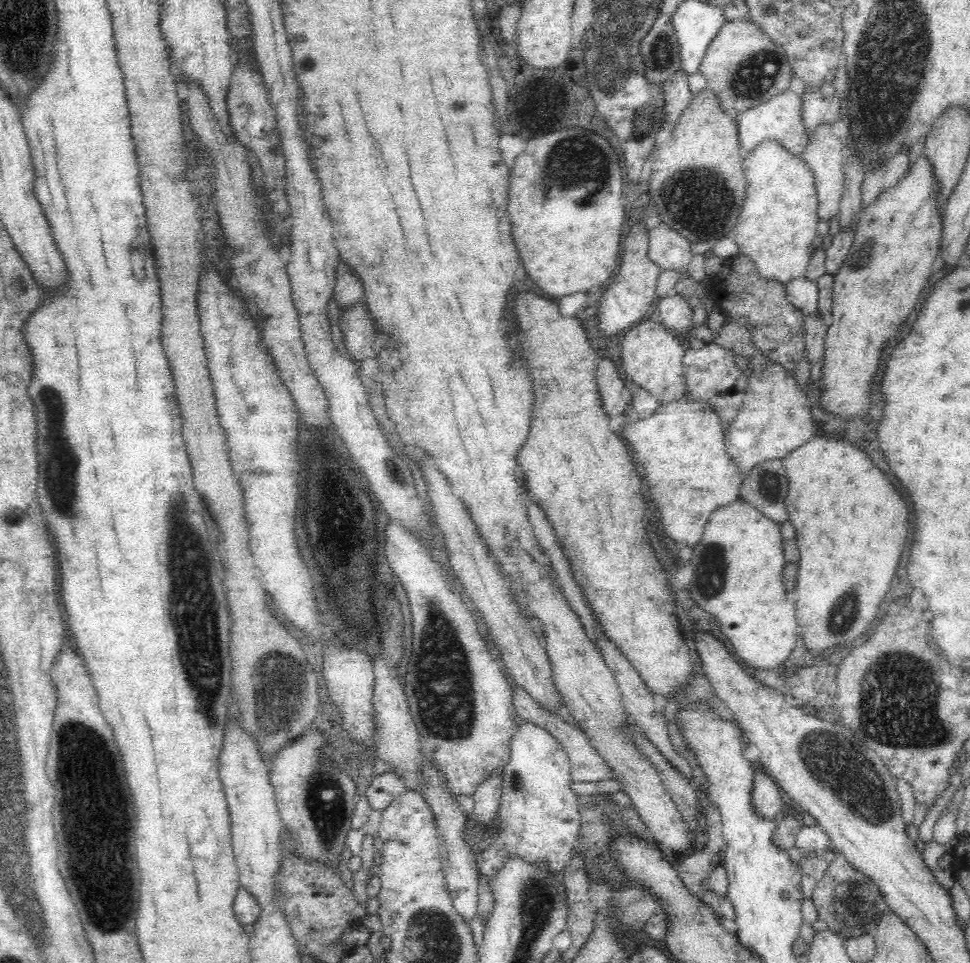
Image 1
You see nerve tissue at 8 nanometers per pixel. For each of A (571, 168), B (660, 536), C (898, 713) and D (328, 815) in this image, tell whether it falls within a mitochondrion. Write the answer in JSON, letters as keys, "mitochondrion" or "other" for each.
{"A":"mitochondrion","B":"other","C":"mitochondrion","D":"mitochondrion"}

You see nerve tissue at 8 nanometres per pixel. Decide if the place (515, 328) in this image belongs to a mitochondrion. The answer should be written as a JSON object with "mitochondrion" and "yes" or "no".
{"mitochondrion":"no"}

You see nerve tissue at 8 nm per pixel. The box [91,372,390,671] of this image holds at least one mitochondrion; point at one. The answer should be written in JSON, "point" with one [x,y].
{"point":[345,514]}

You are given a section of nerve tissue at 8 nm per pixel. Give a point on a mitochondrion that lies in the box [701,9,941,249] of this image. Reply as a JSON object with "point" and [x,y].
{"point":[757,74]}

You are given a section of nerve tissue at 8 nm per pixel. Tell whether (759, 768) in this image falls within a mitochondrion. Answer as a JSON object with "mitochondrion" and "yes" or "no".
{"mitochondrion":"no"}

